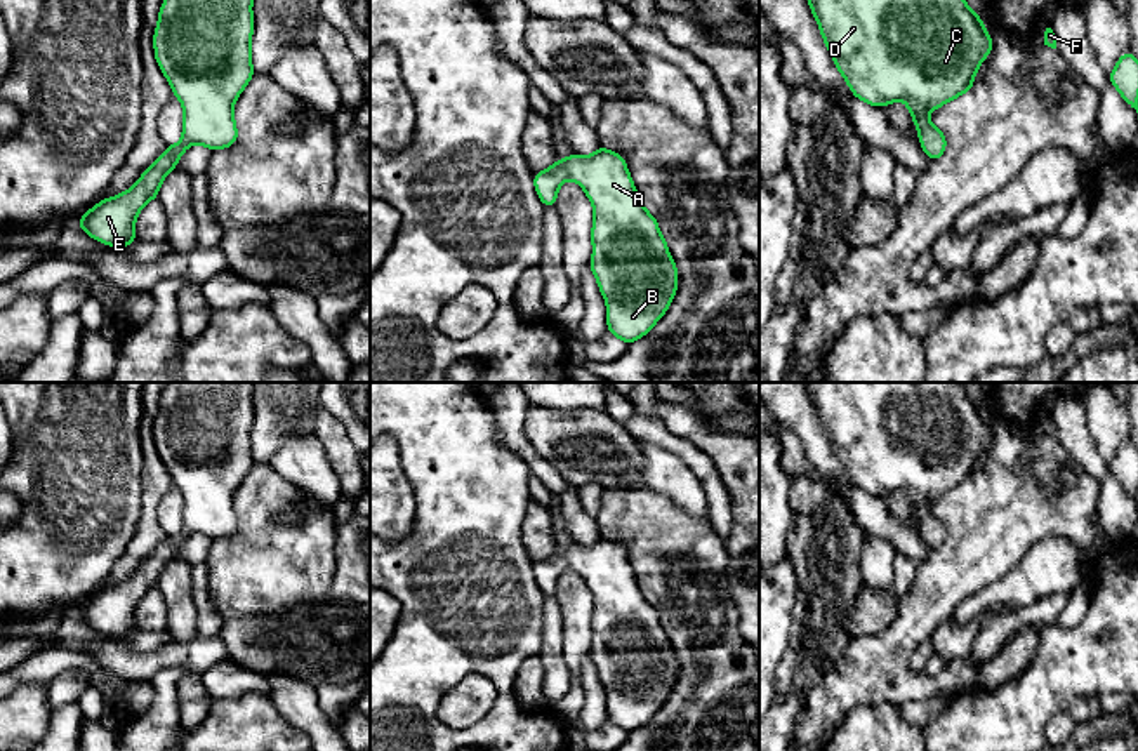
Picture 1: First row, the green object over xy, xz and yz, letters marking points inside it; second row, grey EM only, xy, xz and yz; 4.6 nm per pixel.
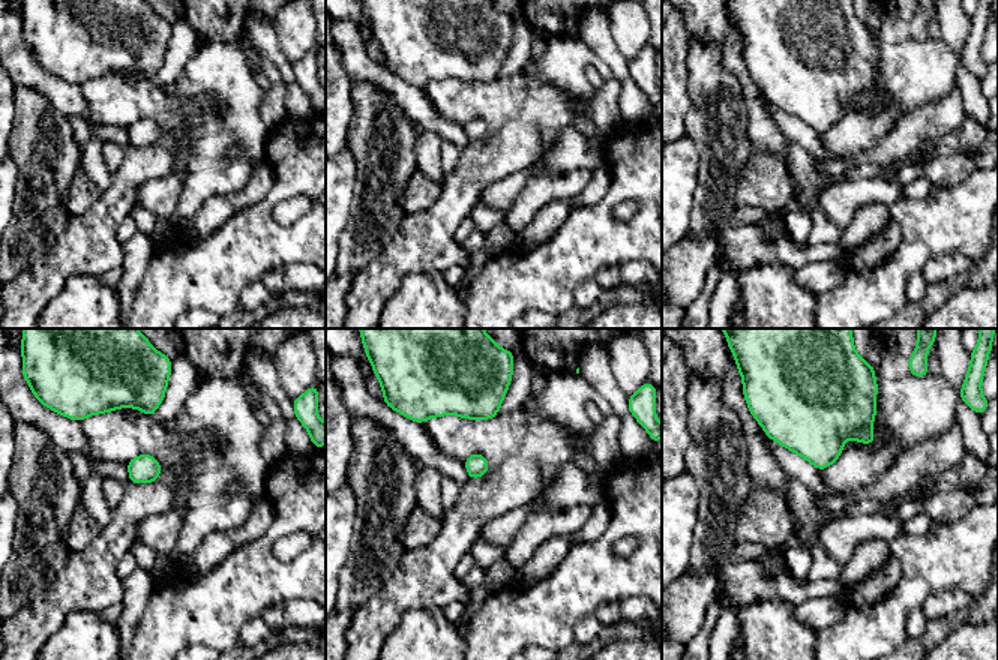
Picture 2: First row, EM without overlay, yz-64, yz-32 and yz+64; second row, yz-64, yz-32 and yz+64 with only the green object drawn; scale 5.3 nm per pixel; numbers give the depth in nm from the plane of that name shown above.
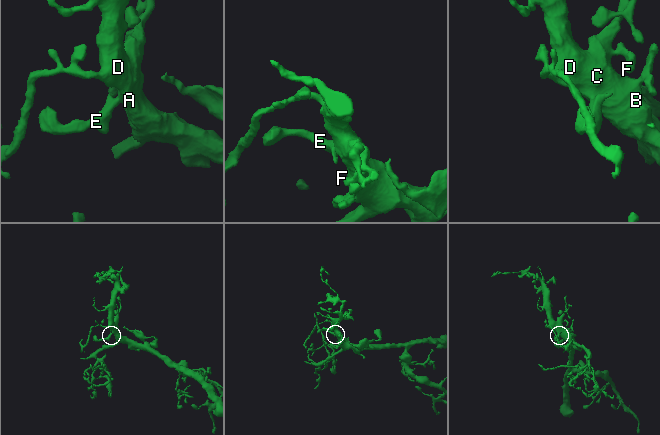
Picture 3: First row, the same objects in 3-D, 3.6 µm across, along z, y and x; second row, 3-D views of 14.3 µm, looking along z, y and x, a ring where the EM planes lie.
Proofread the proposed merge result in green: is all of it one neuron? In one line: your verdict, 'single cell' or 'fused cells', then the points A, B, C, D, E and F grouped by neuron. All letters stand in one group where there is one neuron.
single cell | A B C D E F

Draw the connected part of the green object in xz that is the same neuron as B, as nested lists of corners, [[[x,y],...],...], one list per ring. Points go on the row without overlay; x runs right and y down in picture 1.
[[[603,535],[589,546],[568,544],[533,562],[544,596],[554,596],[559,575],[572,568],[592,593],[591,661],[606,690],[608,721],[631,734],[648,723],[678,680],[678,657],[645,598],[622,544]]]

